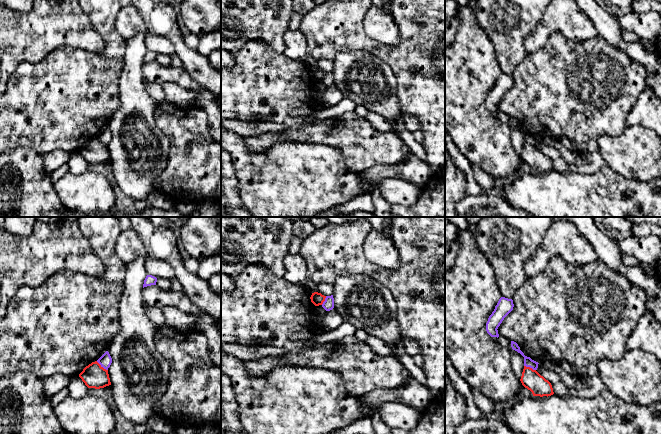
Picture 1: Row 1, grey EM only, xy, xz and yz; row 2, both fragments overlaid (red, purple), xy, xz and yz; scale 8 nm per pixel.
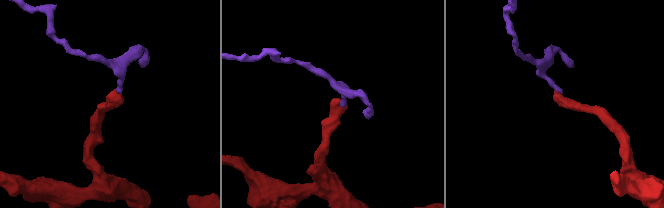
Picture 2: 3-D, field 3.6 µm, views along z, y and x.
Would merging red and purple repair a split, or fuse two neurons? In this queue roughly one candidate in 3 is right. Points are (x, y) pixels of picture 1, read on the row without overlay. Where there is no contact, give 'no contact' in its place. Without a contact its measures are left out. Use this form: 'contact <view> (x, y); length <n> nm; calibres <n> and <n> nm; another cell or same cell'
contact xy (102, 143); length 120 nm; calibres 190 and 100 nm; another cell

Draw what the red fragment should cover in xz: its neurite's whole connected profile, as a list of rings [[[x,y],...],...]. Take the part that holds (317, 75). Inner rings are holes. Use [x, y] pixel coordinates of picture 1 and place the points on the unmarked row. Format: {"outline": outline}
{"outline": [[[314,68],[312,69],[310,75],[311,78],[315,81],[315,82],[319,82],[322,81],[323,78],[325,77],[326,72],[322,71],[321,69],[318,68]]]}

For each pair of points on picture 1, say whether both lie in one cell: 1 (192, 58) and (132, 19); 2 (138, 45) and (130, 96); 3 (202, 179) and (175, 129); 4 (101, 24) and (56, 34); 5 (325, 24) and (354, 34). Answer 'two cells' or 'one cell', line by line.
1: two cells
2: one cell
3: one cell
4: two cells
5: one cell

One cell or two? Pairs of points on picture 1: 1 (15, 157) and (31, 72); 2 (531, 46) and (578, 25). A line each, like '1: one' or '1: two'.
1: two
2: one

